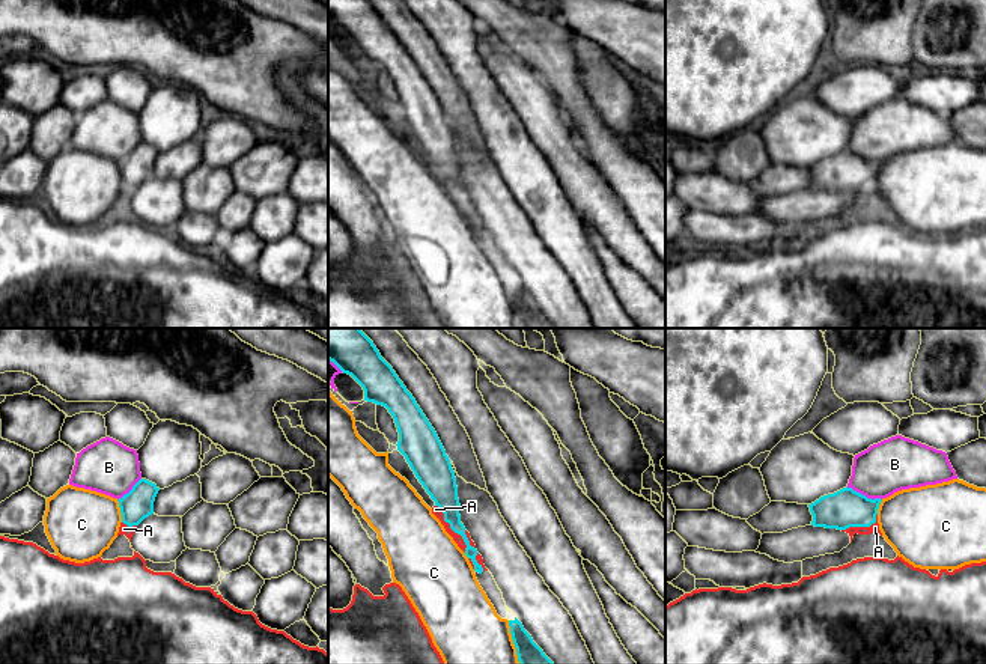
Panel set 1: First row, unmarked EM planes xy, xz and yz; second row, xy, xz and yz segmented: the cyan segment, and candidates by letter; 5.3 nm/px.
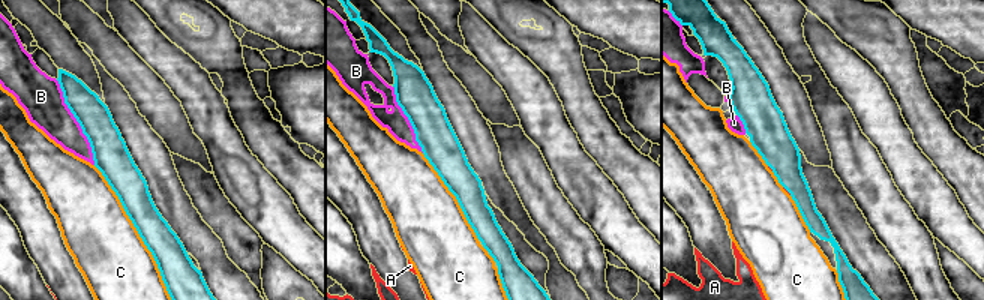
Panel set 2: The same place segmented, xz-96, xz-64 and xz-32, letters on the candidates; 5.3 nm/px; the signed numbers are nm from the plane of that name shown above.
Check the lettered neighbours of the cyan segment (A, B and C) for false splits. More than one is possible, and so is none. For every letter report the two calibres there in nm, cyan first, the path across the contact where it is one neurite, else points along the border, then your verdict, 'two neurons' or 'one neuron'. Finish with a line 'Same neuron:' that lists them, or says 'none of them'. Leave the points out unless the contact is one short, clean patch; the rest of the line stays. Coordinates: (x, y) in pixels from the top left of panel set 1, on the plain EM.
A: 160 nm thick on the cyan side, 50 nm on the other; border along xz (435, 167), (449, 188), (467, 208), (470, 207), (474, 211); two neurons
B: 200 nm thick on the cyan side, 280 nm on the other; two neurons
C: 160 nm thick on the cyan side, 380 nm on the other; two neurons
Same neuron: none of them

